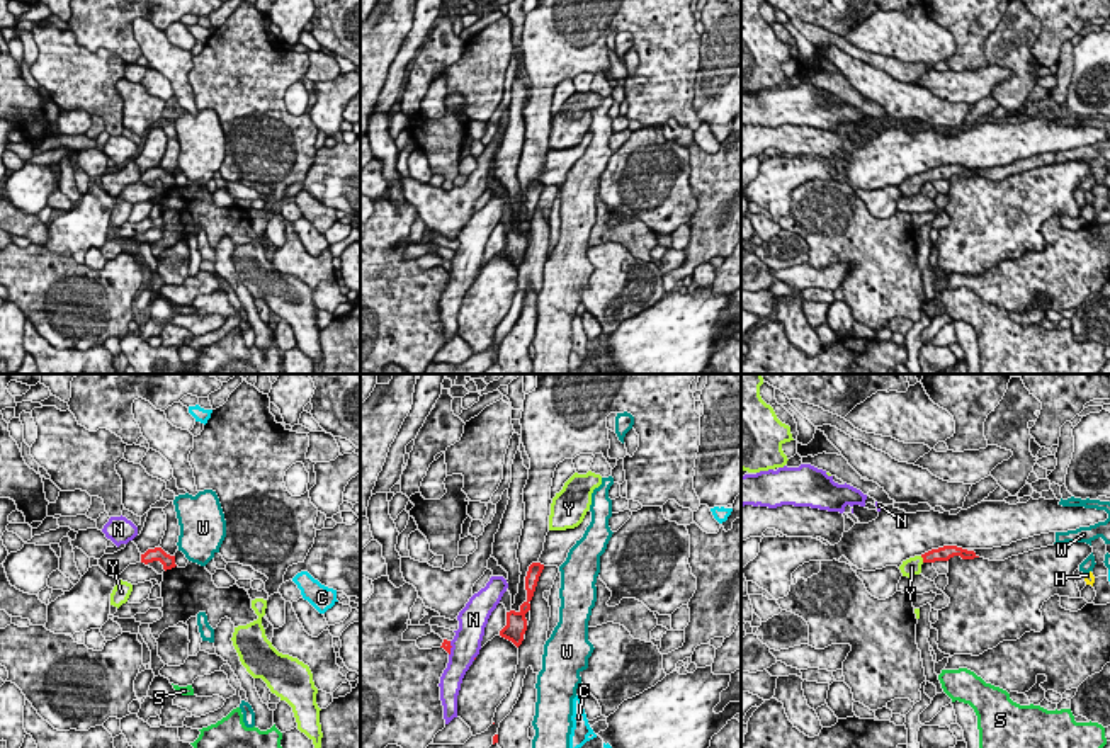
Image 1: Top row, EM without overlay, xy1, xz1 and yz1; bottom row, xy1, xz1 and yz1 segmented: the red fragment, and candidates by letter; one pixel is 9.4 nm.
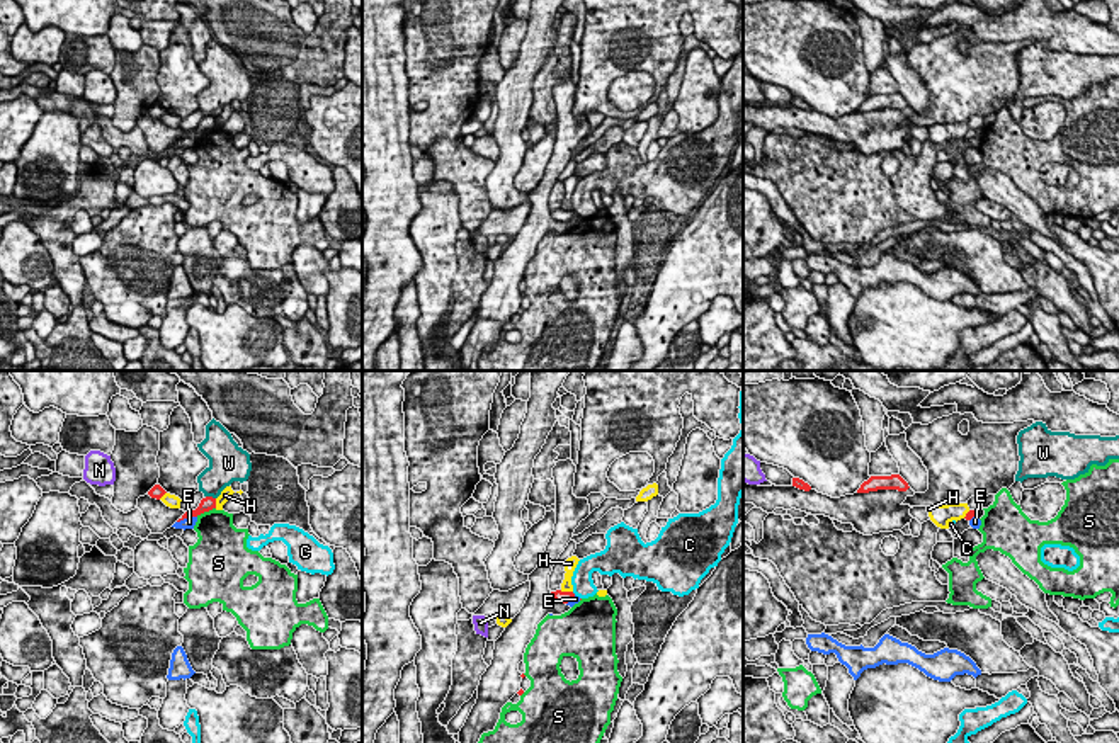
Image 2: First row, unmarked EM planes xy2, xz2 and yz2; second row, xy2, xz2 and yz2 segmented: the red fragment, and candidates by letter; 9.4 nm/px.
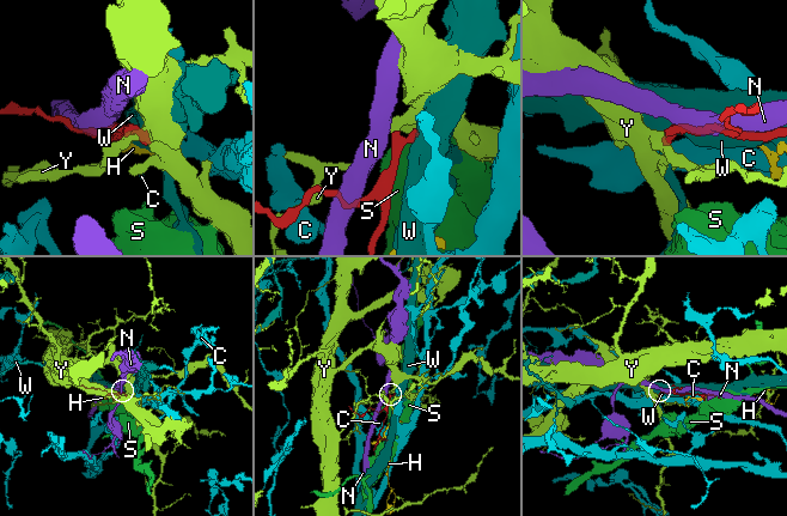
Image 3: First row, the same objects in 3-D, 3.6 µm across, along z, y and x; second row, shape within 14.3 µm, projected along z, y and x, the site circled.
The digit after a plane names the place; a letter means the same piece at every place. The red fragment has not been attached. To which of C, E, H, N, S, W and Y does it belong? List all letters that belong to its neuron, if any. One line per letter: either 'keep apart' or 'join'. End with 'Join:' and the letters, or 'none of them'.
C: keep apart
E: keep apart
H: keep apart
N: keep apart
S: keep apart
W: keep apart
Y: join
Join: Y

